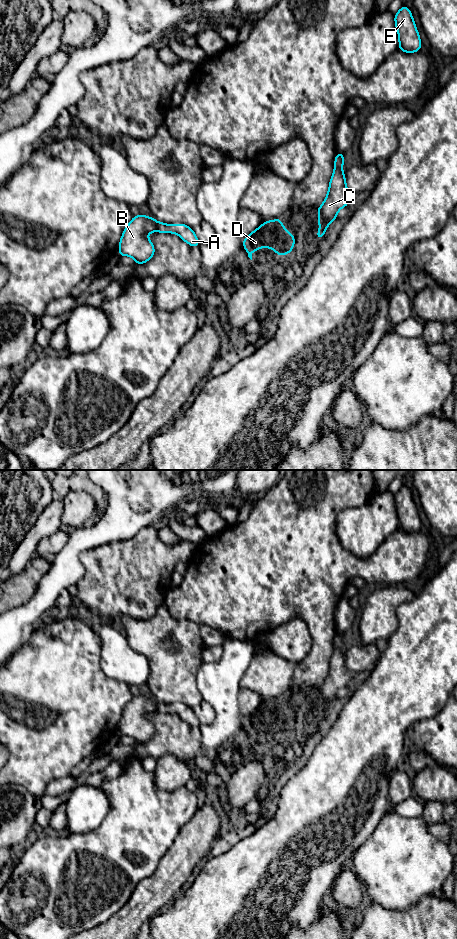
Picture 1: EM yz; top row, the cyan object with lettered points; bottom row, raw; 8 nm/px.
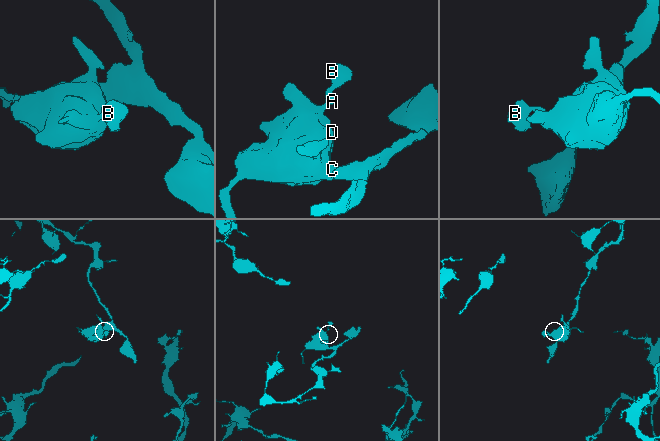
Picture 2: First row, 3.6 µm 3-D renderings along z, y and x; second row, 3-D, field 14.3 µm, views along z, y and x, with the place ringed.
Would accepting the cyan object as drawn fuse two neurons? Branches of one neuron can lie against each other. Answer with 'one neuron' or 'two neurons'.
one neuron

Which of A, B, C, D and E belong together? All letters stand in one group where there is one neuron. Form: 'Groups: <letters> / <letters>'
Groups: A B C D E

